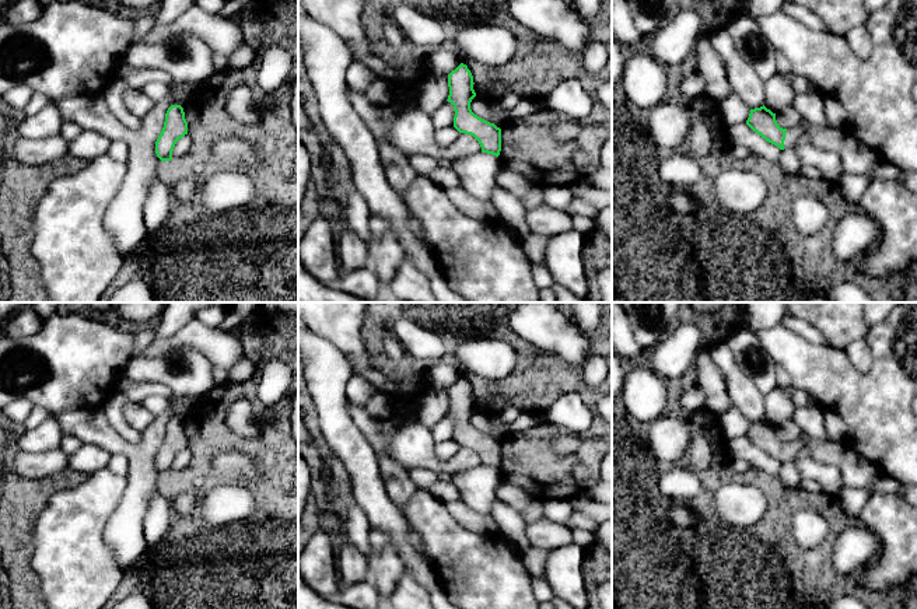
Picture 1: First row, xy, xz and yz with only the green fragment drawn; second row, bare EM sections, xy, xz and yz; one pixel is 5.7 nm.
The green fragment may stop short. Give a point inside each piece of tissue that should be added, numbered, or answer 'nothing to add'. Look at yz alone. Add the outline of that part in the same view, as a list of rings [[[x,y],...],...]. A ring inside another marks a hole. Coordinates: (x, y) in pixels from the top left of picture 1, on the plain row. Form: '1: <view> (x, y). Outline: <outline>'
1: yz (794, 447). Outline: [[[801,441],[787,442],[784,461],[792,462],[801,449],[804,449],[804,444]]]

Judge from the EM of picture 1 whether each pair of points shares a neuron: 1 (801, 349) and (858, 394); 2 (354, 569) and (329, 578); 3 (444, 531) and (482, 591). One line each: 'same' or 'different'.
1: same
2: different
3: same

